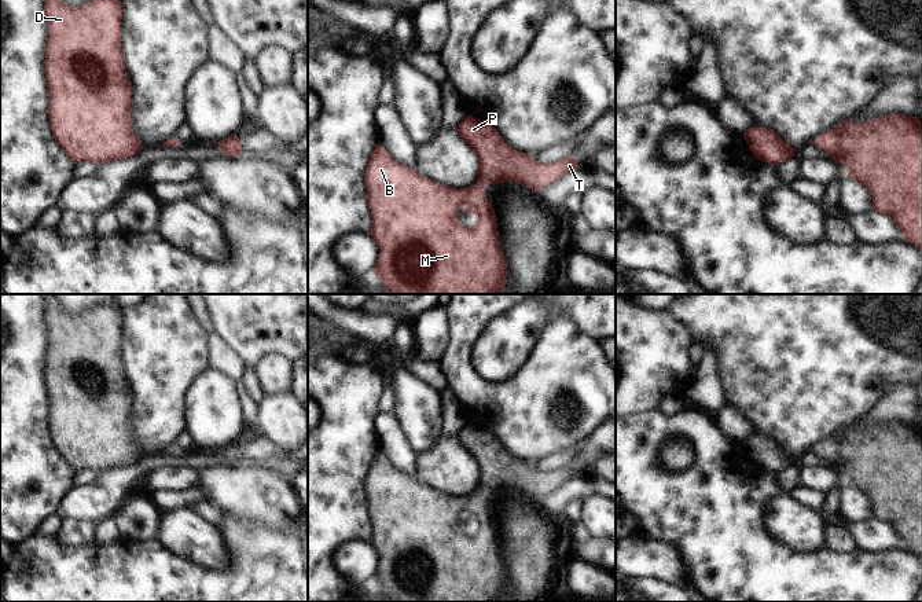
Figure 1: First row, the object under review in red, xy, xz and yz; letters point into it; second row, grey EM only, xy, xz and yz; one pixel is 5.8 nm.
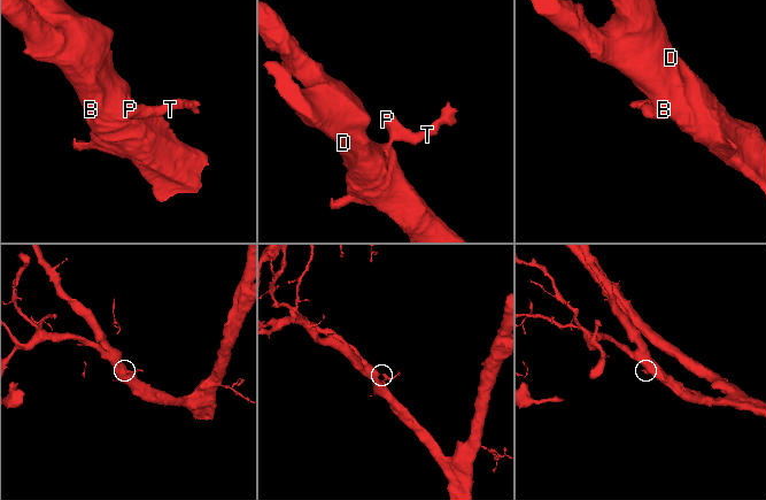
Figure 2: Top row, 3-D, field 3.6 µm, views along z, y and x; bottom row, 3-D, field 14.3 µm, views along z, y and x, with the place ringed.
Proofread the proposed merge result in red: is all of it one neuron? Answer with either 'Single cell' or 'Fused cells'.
Single cell

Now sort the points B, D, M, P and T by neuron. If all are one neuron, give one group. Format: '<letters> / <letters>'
B D M P T

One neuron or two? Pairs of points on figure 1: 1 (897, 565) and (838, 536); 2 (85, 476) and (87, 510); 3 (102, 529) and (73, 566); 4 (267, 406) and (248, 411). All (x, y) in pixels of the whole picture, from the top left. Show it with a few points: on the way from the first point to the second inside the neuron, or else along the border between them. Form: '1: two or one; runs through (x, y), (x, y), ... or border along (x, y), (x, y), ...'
1: two; border along (855, 547), (847, 553), (826, 551)
2: two; border along (96, 473), (92, 483), (74, 488)
3: two; border along (120, 538), (103, 544), (94, 542)
4: two; border along (256, 404), (257, 425)

